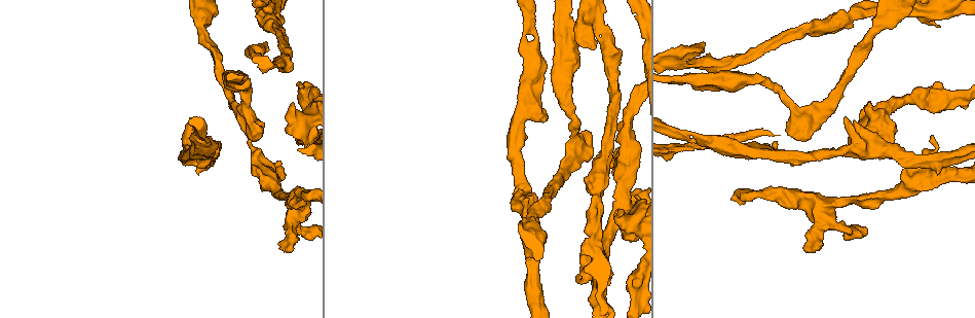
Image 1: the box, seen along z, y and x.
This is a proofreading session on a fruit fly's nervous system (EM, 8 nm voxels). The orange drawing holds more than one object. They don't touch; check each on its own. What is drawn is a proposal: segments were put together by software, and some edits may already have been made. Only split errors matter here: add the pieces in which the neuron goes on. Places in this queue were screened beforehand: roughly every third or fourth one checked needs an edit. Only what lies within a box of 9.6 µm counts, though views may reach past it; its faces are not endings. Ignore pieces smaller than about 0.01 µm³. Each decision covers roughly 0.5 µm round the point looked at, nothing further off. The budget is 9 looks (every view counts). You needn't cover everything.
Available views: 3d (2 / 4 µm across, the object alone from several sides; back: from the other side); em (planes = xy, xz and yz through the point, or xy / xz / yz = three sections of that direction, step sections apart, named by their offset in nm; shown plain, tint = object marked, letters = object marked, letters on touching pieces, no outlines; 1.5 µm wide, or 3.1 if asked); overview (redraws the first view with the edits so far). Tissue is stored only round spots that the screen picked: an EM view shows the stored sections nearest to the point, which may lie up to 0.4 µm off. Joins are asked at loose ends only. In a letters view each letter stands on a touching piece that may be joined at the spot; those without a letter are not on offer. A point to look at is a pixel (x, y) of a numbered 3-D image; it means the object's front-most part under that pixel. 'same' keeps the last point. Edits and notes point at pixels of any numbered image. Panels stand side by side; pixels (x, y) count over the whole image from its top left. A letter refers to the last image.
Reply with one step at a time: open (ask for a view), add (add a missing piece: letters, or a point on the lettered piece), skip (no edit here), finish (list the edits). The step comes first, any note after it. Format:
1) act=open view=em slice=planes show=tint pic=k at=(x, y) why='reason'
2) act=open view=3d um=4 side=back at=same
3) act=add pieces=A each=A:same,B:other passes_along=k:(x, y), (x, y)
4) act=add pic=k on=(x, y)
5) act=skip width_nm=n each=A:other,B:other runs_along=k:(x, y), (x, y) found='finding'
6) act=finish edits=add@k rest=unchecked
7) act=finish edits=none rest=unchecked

act=open view=em slice=planes show=letters pic=1 at=(264, 43) why='free end'

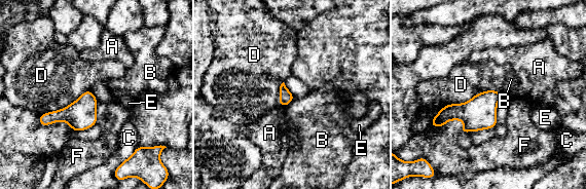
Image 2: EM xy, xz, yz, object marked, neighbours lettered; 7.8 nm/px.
act=skip each=A:other,B:other,C:other,D:other,E:other,F:other found='no lettered piece goes on from it'

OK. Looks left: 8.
act=open view=3d um=2 pic=1 at=(259, 126) why='thick end'

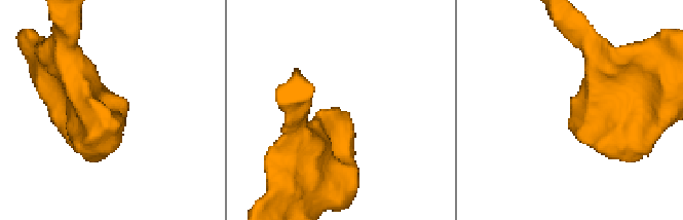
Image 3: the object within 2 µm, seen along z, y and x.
act=open view=em slice=planes show=letters pic=3 at=(337, 111)

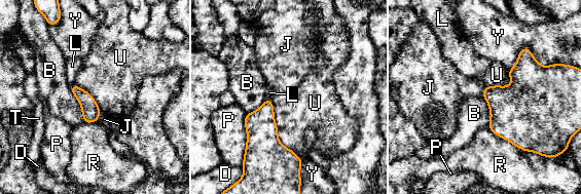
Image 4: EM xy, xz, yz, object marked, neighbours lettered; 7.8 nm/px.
act=skip each=B:other,D:other,J:other,L:other,P:other,R:other,T:other,U:other,Y:other border=4:(100, 109), (97, 121) found='no lettered piece goes on from it'

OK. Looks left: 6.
act=open view=em slice=planes show=letters pic=1 at=(190, 117) why='an open end'

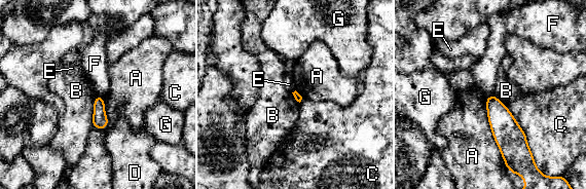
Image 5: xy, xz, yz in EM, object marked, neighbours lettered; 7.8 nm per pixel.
act=skip each=A:other,B:other,C:other,D:other,E:other,F:other,G:other found='none of them fits'

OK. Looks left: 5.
act=open view=3d um=2 pic=1 at=(293, 102) why='an open end'

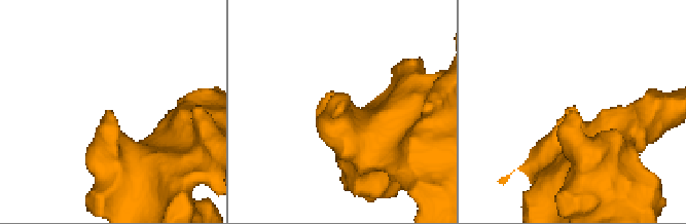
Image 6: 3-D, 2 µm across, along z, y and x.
act=open view=em slice=xy step=4 show=letters pic=6 at=(109, 113)

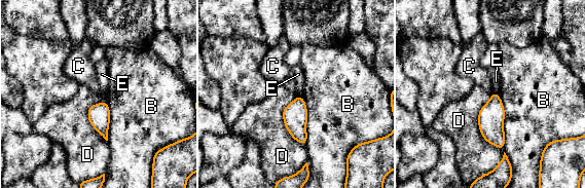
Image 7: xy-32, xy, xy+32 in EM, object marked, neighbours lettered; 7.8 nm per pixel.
act=open view=em slice=planes show=letters at=same why='another direction'

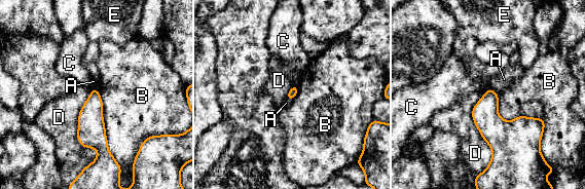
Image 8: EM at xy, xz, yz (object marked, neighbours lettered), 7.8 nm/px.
act=skip each=A:other,B:other,C:other,D:other,E:other border=8:(490, 88), (484, 91) found='no lettered piece goes on from it'

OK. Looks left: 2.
act=finish edits=none rest=unchecked

